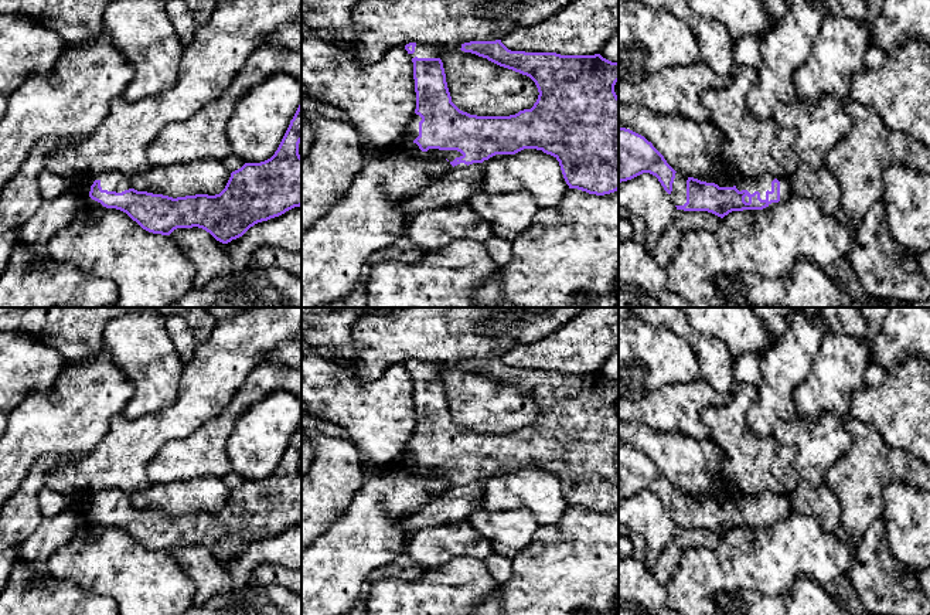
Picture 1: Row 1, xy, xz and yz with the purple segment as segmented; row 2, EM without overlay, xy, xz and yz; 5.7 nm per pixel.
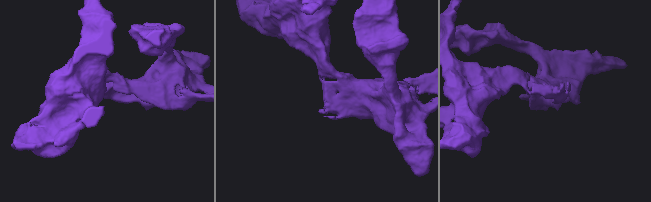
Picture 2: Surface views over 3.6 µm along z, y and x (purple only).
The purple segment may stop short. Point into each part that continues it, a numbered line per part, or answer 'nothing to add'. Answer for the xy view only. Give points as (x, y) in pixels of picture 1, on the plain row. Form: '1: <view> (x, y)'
1: xy (118, 499)

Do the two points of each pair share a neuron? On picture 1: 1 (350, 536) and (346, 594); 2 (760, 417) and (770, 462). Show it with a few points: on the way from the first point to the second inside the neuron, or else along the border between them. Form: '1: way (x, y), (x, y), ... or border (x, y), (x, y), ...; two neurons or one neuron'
1: way (350, 550), (347, 553), (347, 580); one neuron
2: border (752, 404), (748, 425), (758, 435), (770, 437); two neurons

